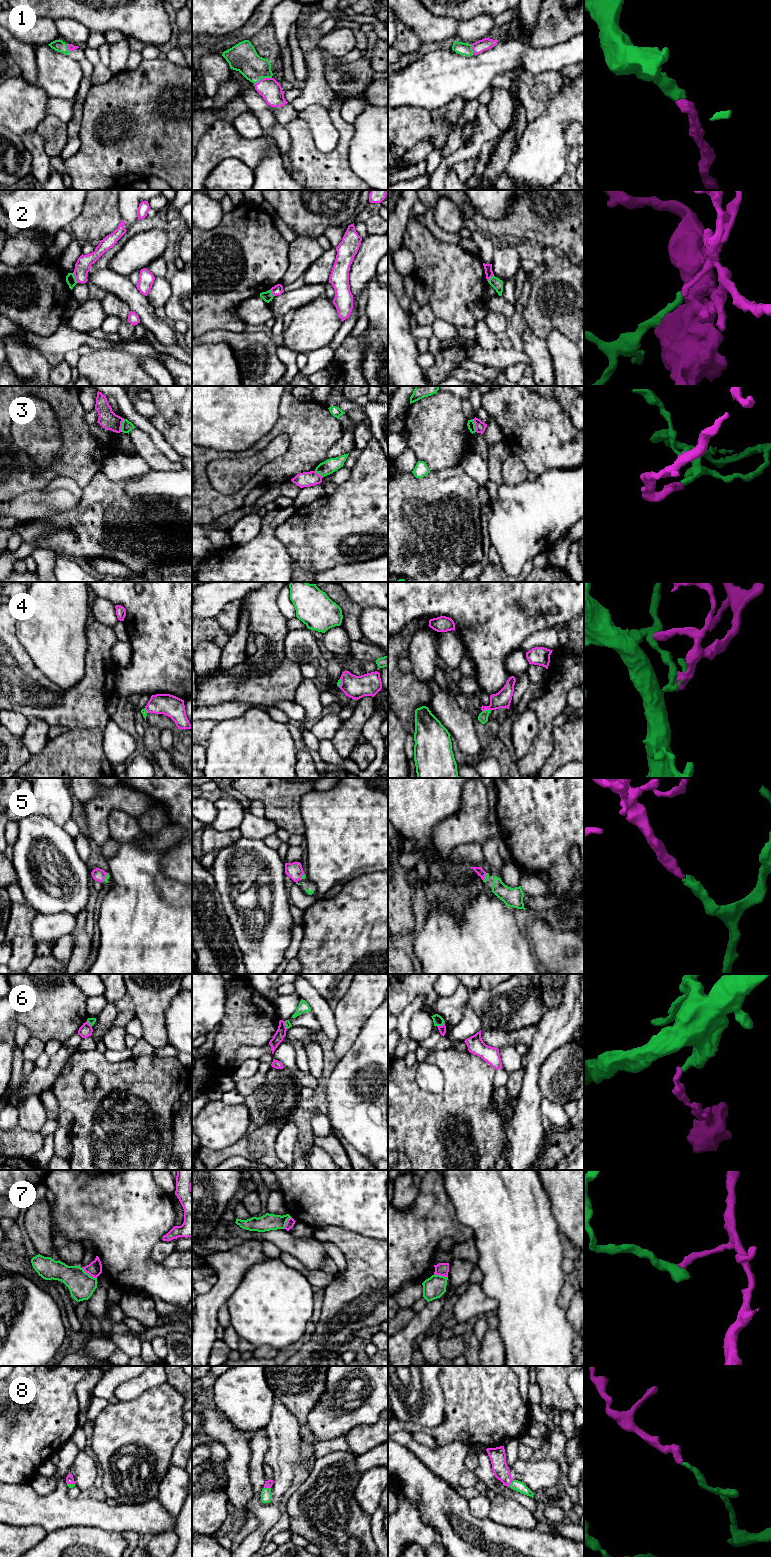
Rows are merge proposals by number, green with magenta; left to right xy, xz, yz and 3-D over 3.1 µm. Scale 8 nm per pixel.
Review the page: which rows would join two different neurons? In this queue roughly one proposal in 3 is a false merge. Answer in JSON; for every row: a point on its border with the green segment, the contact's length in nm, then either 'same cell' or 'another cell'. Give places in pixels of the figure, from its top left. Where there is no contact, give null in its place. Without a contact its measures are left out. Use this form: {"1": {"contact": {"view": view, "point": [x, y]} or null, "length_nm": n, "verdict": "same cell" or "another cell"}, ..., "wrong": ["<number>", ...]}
{"1": {"contact": {"view": "xz", "point": [263, 77]}, "length_nm": 150, "verdict": "same cell"}, "2": {"contact": {"view": "xy", "point": [75, 278]}, "length_nm": 90, "verdict": "another cell"}, "3": {"contact": {"view": "xy", "point": [122, 425]}, "length_nm": 110, "verdict": "another cell"}, "4": {"contact": {"view": "yz", "point": [486, 710]}, "length_nm": 80, "verdict": "another cell"}, "5": {"contact": {"view": "xy", "point": [105, 877]}, "length_nm": 80, "verdict": "same cell"}, "6": {"contact": {"view": "yz", "point": [440, 1025]}, "length_nm": 70, "verdict": "another cell"}, "7": {"contact": {"view": "xy", "point": [88, 1274]}, "length_nm": 150, "verdict": "another cell"}, "8": {"contact": {"view": "xz", "point": [267, 1488]}, "length_nm": 60, "verdict": "same cell"}, "wrong": ["2", "3", "4", "6", "7"]}

